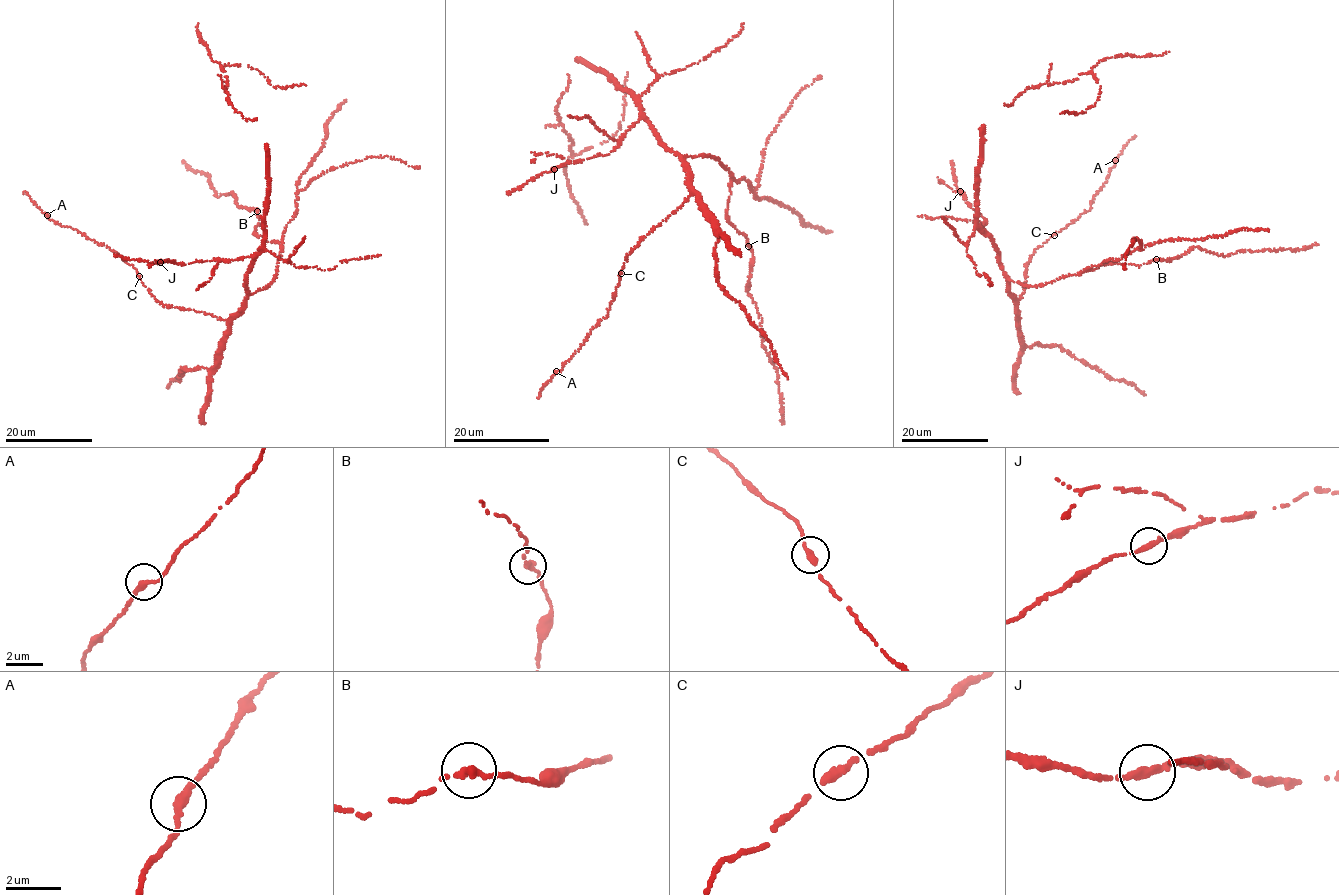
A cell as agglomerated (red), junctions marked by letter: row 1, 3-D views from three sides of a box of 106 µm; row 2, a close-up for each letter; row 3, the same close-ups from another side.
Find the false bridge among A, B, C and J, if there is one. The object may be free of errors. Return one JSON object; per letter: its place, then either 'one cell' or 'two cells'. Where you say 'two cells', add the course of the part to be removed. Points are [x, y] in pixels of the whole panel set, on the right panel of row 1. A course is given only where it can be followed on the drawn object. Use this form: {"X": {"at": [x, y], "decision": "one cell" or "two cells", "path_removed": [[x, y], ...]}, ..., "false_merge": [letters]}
{"A": {"at": [1115, 160], "decision": "one cell"}, "B": {"at": [1156, 259], "decision": "one cell"}, "C": {"at": [1054, 235], "decision": "one cell"}, "J": {"at": [960, 191], "decision": "one cell"}, "false_merge": []}

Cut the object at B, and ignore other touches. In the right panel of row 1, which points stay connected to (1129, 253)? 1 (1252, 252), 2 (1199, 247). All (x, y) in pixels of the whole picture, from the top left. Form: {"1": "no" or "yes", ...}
{"1": "no", "2": "no"}

